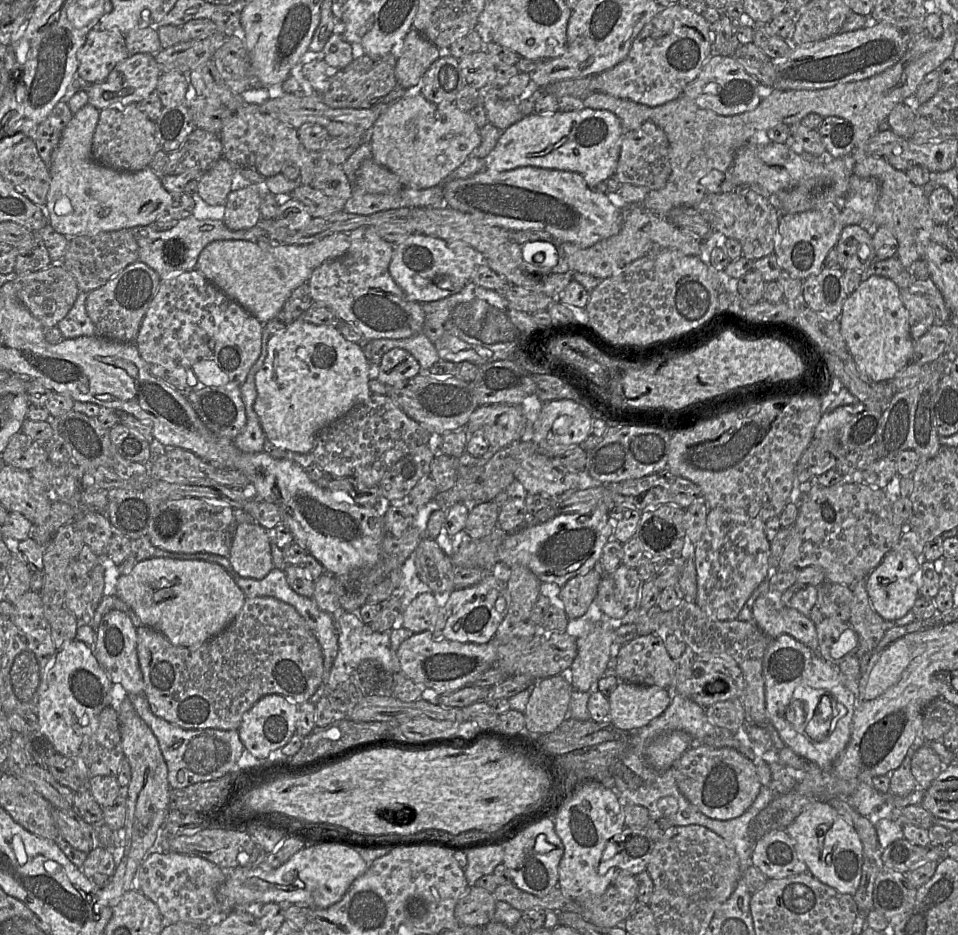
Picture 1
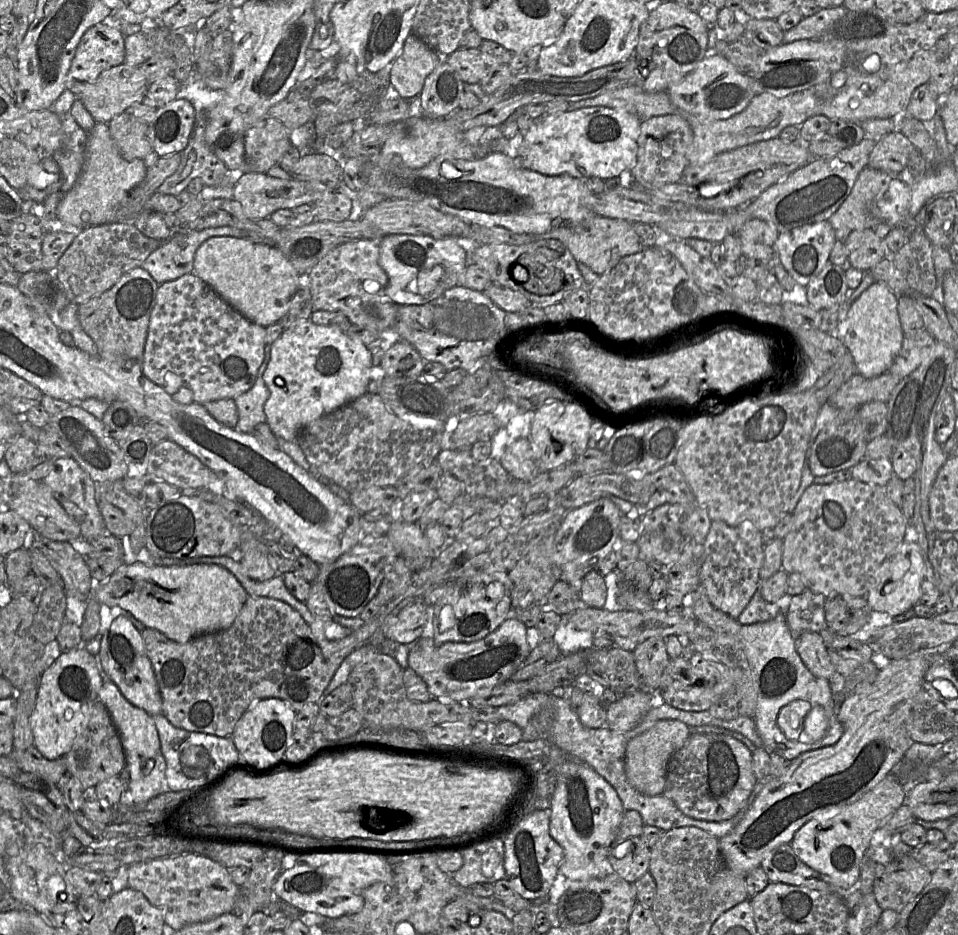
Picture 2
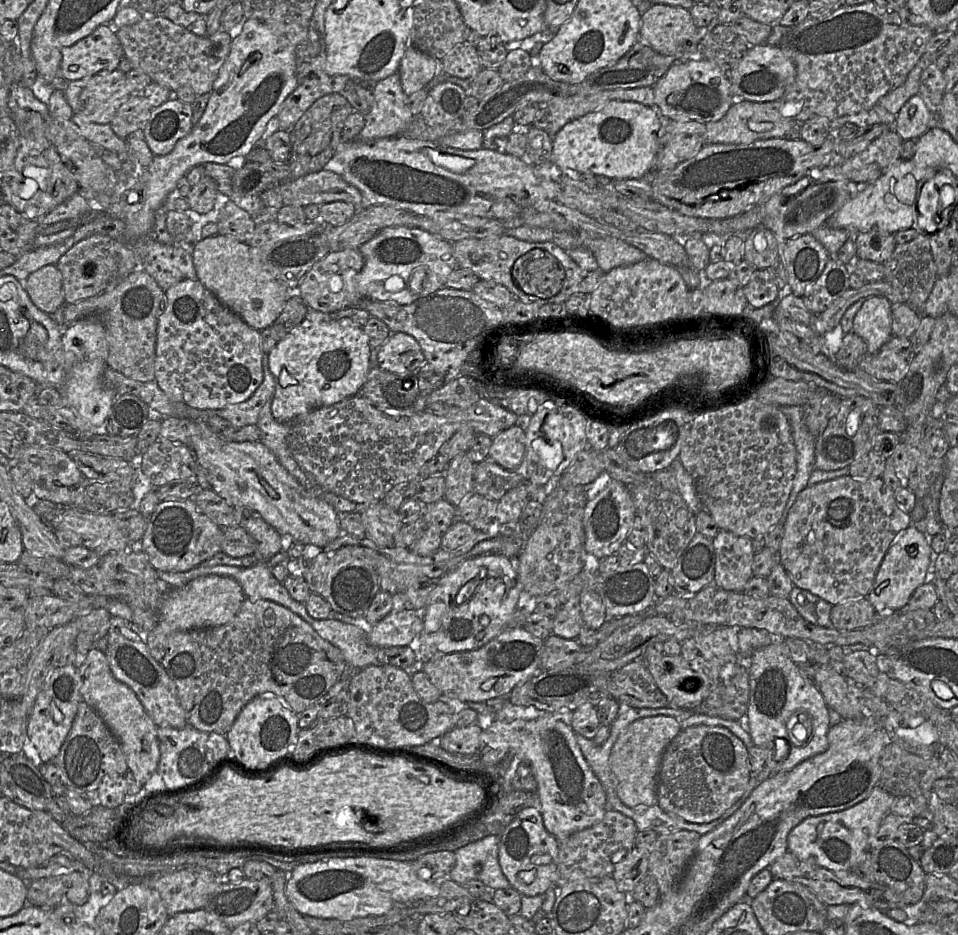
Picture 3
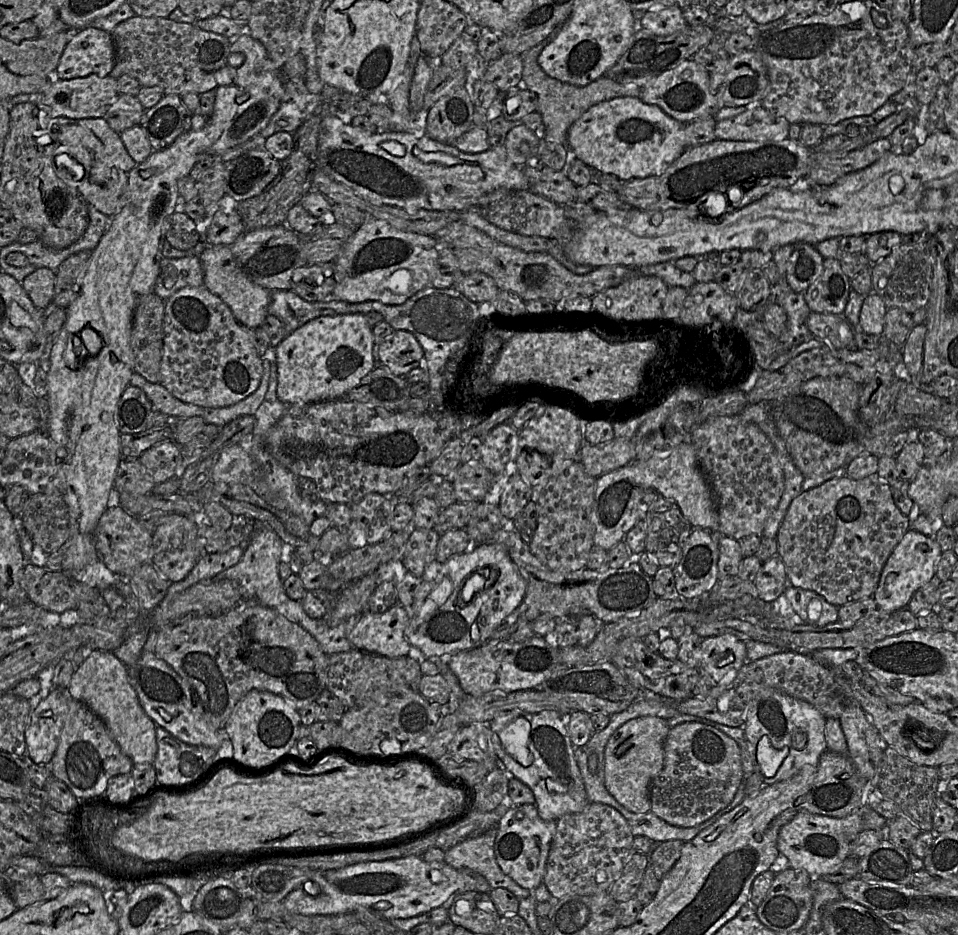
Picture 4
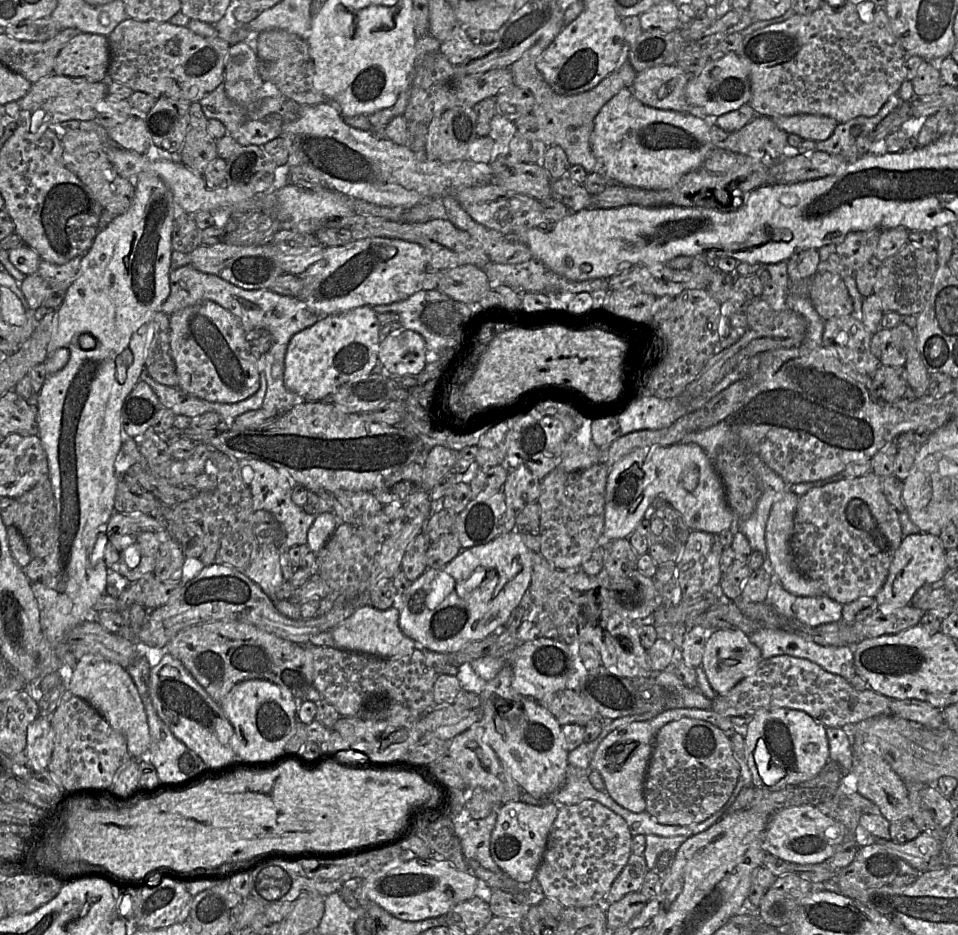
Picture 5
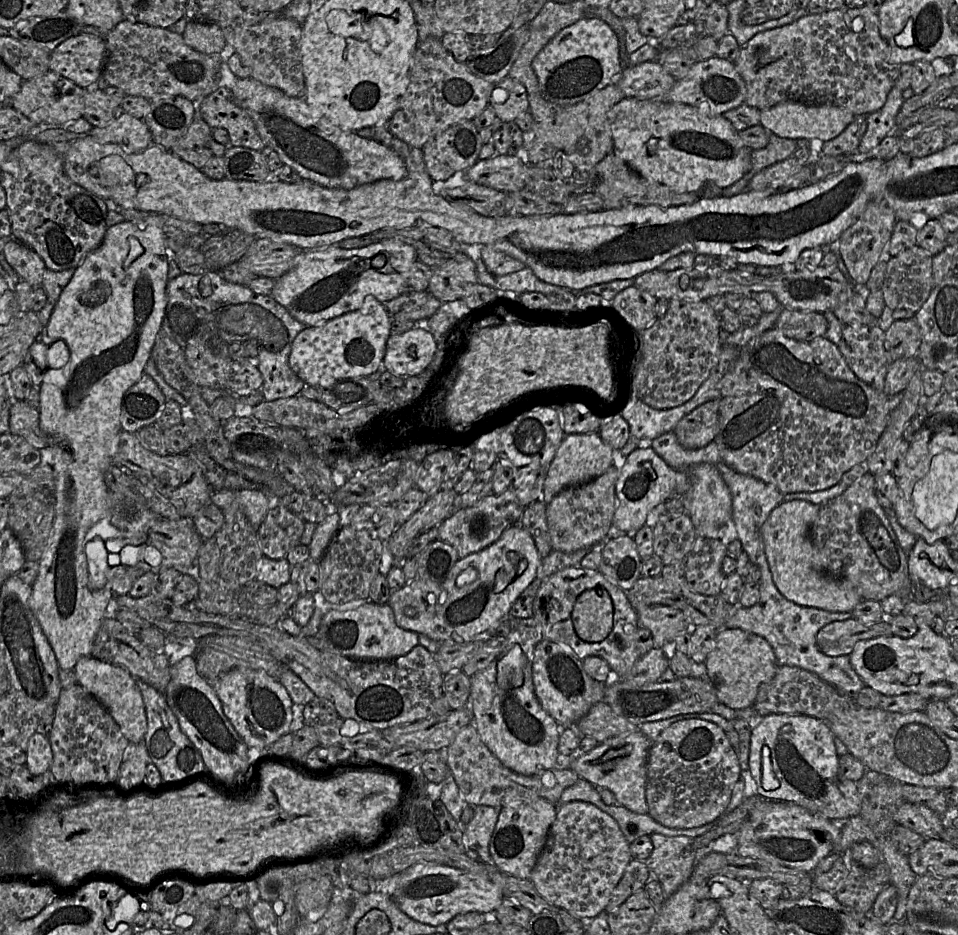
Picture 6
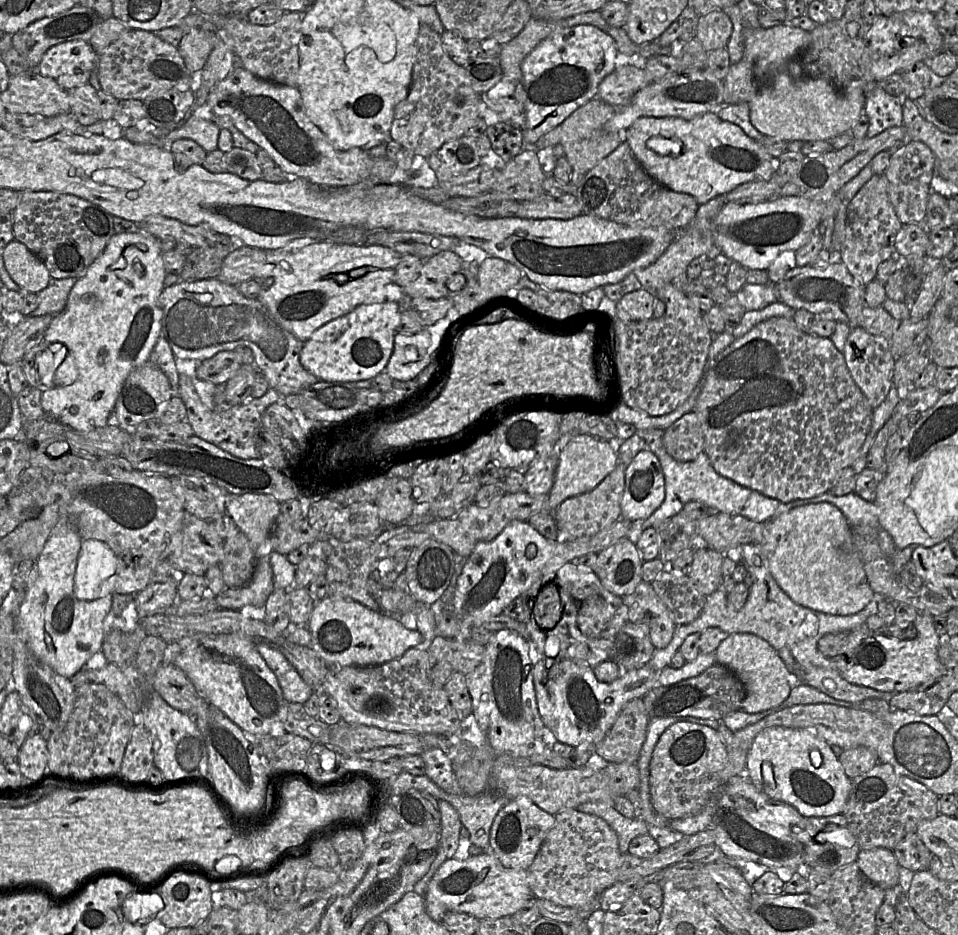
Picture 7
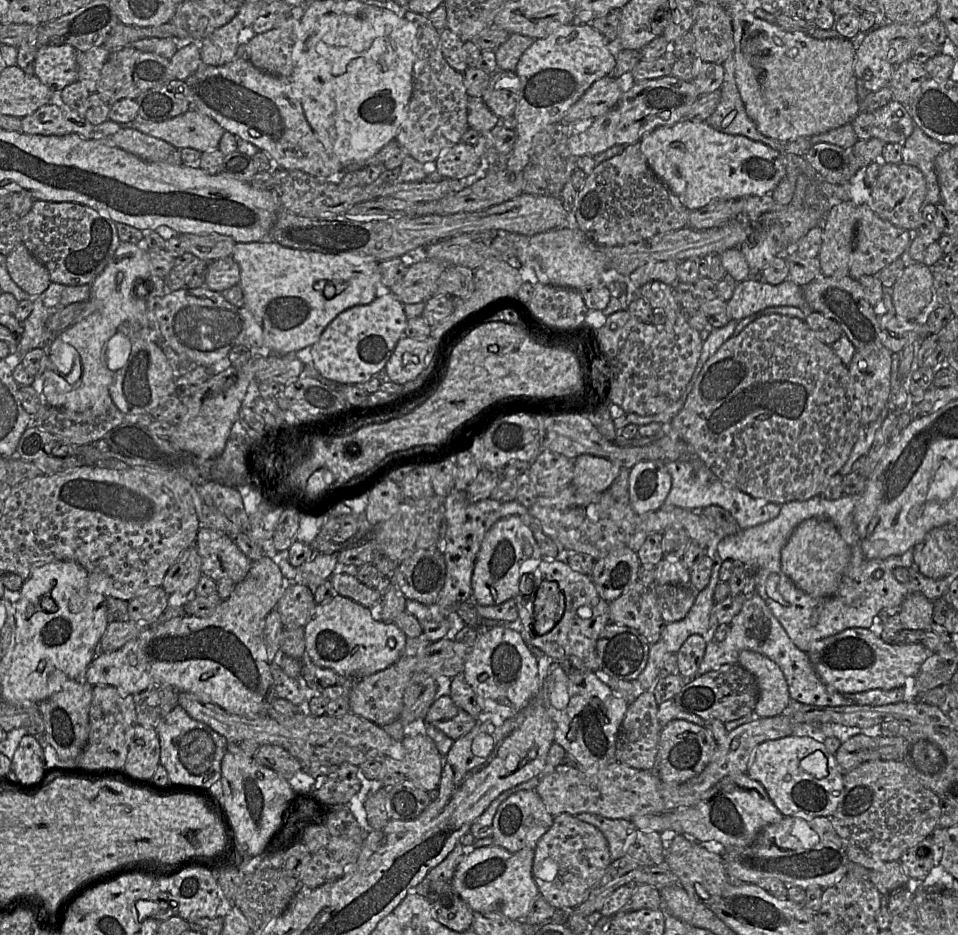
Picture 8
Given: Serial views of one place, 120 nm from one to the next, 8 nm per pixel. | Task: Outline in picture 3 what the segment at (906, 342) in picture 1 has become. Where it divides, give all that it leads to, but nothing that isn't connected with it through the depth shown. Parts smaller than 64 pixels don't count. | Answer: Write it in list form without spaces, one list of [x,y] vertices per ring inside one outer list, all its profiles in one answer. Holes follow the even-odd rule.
[[[883,296],[865,299],[853,320],[853,332],[865,342],[867,354],[877,353],[892,335],[892,303]]]

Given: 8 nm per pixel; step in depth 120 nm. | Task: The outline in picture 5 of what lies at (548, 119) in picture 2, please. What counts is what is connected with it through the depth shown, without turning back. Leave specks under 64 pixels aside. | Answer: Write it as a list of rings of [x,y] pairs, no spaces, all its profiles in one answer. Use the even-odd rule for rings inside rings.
[[[623,88],[603,105],[594,120],[590,138],[598,169],[611,181],[641,189],[666,190],[674,187],[688,172],[699,168],[713,149],[710,141],[710,118],[689,113],[662,110],[644,105],[630,88]]]

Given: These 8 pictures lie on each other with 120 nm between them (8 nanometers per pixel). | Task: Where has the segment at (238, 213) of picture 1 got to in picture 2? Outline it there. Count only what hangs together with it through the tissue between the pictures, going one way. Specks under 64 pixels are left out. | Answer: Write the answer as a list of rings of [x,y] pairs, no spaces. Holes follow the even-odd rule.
[[[244,172],[235,184],[233,199],[243,208],[245,216],[249,219],[269,218],[278,209],[294,209],[303,204],[314,203],[324,193],[336,189],[328,189],[320,182],[306,182],[296,179],[283,180],[271,177],[266,173]]]

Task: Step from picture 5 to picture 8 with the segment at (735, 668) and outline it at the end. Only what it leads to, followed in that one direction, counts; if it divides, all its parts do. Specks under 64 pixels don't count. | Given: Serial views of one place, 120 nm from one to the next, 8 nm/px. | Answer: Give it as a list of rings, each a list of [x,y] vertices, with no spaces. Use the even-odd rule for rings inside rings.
[[[750,650],[740,652],[738,664],[757,679],[759,698],[753,712],[756,717],[783,714],[790,702],[790,694],[780,667],[768,657]]]

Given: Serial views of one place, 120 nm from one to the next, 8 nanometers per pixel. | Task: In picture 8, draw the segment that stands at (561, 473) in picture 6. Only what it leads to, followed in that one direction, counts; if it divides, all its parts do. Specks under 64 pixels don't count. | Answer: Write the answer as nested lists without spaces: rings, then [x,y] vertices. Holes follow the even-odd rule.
[[[583,454],[574,459],[572,485],[591,492],[604,492],[615,481],[620,469],[609,459]]]

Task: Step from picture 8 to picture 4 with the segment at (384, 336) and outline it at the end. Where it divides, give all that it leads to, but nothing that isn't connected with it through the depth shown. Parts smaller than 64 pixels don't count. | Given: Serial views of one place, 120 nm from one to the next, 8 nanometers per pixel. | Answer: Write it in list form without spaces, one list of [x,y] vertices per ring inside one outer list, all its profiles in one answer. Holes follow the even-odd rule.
[[[361,313],[320,316],[289,333],[276,347],[277,397],[293,404],[345,398],[374,369],[372,327]]]

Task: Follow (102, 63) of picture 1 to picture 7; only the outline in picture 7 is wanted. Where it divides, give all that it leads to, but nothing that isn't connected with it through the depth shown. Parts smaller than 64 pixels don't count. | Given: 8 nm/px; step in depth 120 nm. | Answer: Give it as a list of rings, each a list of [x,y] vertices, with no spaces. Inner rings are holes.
[[[57,43],[42,54],[40,74],[68,91],[87,83],[95,63],[96,55],[87,43]]]

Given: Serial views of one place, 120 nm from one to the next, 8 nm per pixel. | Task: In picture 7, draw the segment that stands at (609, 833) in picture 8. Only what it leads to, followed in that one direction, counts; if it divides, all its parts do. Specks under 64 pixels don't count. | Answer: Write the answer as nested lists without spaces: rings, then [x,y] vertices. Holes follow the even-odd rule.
[[[590,801],[577,806],[578,811],[602,818],[616,833],[618,848],[621,854],[626,854],[632,839],[639,835],[648,834],[646,823],[636,817],[627,818],[614,807],[603,801]]]

